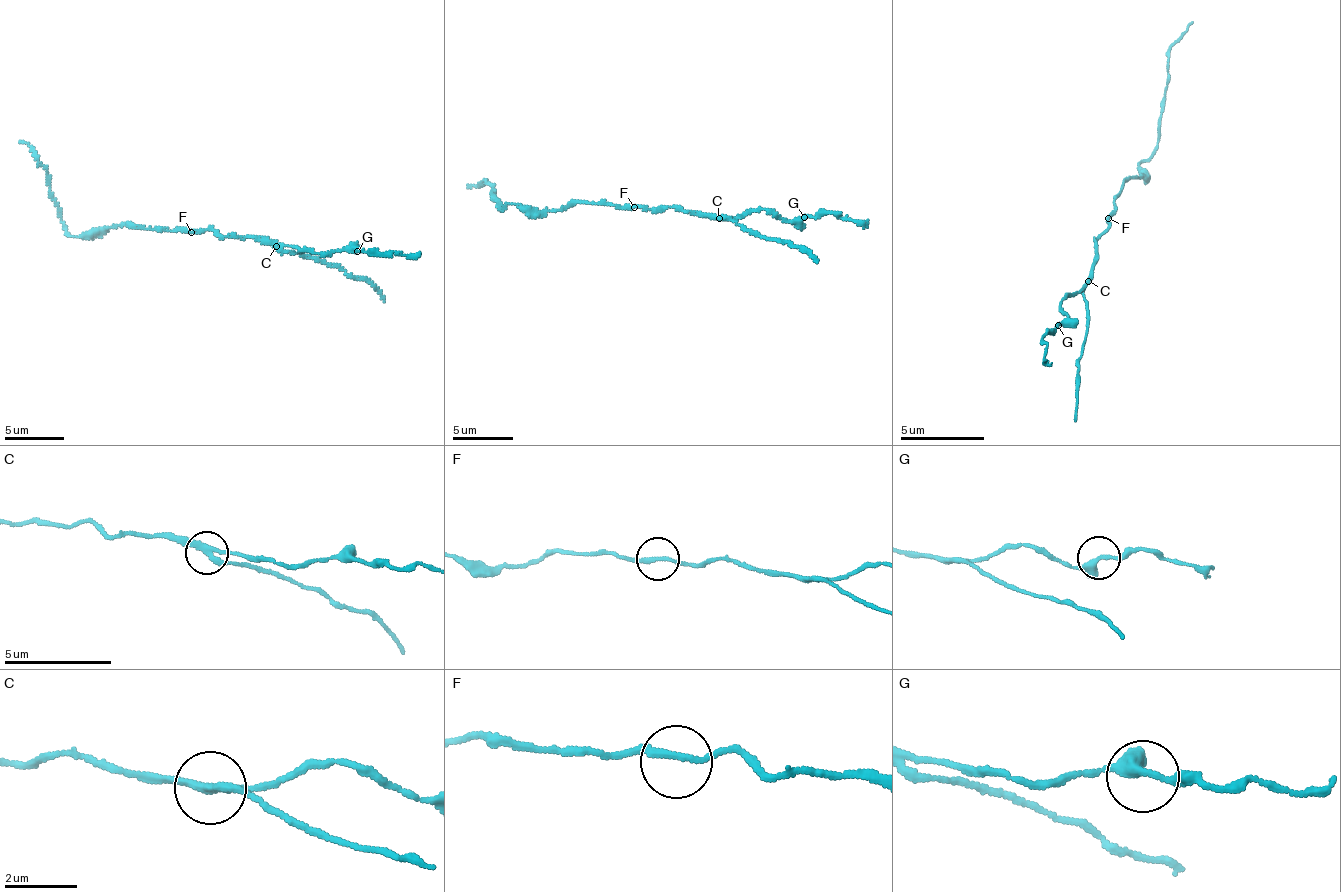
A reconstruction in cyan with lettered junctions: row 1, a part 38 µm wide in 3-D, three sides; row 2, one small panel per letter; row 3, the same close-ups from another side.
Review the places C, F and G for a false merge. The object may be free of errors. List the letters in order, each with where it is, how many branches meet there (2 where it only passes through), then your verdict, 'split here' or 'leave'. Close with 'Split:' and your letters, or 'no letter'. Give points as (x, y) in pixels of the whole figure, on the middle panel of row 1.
C: place (719, 218); branches 3; split here
F: place (634, 207); branches 2; leave
G: place (804, 217); branches 3; leave
Split: C

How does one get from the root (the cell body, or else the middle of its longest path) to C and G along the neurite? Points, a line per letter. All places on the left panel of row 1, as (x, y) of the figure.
C: (191, 230), (218, 230), (223, 236), (256, 238), (270, 241), (276, 247)
G: (191, 230), (218, 230), (223, 236), (256, 238), (315, 253), (357, 251)

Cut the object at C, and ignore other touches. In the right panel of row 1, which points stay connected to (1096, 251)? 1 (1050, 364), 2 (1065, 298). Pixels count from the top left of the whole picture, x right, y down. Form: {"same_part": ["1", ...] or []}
{"same_part": ["1", "2"]}

